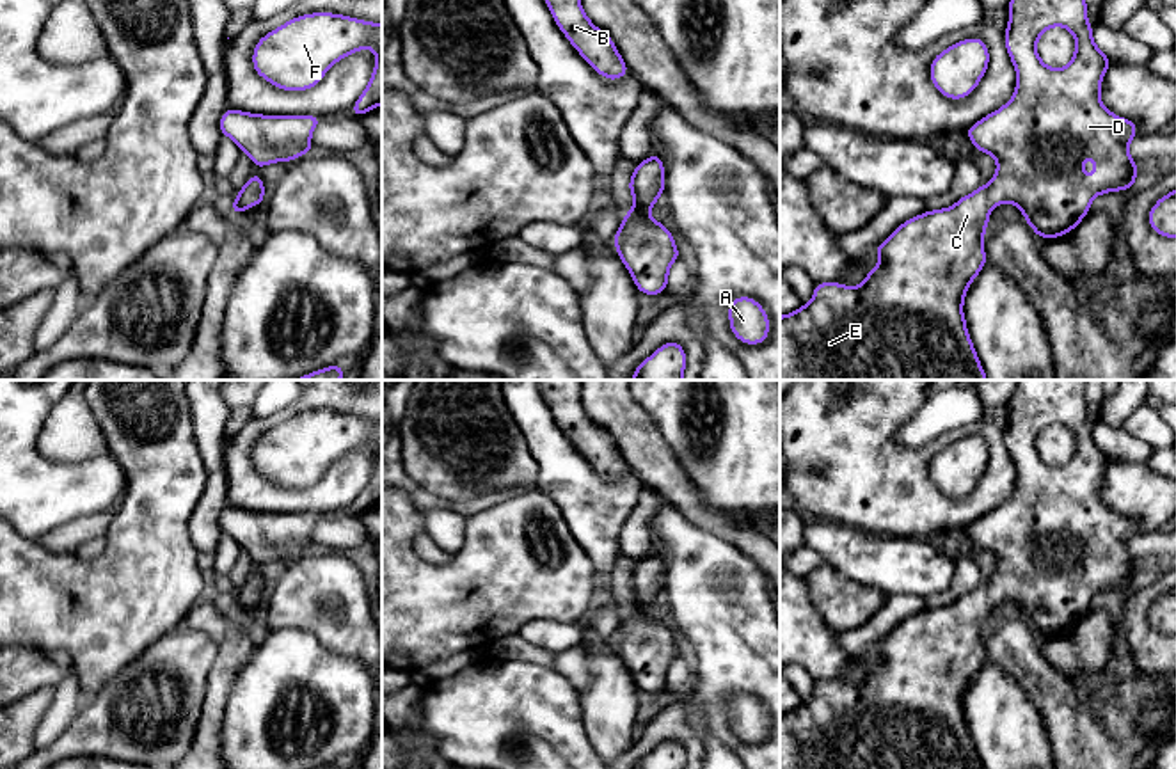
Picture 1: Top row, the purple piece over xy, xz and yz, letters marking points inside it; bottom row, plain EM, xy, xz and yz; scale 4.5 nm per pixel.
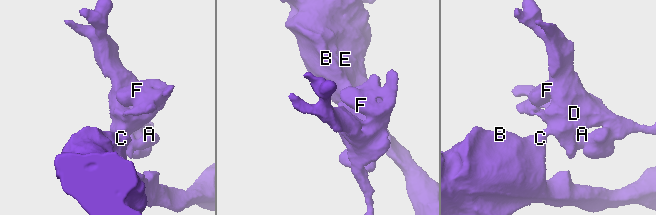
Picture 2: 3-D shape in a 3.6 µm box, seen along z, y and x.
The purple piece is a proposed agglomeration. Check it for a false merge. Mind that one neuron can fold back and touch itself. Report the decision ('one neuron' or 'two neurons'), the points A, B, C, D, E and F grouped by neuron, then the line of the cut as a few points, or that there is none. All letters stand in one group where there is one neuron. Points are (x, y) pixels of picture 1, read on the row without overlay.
one neuron; groups A B C D E F; cut none

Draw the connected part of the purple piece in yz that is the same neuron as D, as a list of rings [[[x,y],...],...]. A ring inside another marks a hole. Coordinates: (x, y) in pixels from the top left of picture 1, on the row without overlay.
[[[1016,380],[1007,408],[1004,437],[1016,465],[1014,492],[1004,504],[963,529],[979,551],[997,558],[993,577],[950,606],[926,609],[902,620],[874,645],[879,661],[858,686],[817,680],[807,703],[780,714],[780,769],[984,769],[968,733],[963,702],[968,684],[988,661],[982,638],[993,604],[1013,600],[1039,636],[1059,636],[1082,620],[1096,593],[1135,583],[1139,567],[1128,543],[1137,535],[1137,520],[1101,503],[1101,476],[1112,458],[1094,442],[1094,424],[1087,421],[1085,380]],[[1052,424],[1064,424],[1075,433],[1075,453],[1059,467],[1048,465],[1036,448],[1037,437]],[[1085,554],[1094,556],[1093,575],[1084,574]]]

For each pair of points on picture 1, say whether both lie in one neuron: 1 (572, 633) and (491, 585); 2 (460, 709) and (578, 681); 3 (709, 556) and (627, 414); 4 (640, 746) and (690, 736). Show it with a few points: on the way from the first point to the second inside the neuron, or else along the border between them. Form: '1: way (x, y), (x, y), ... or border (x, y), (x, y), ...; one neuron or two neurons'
1: border (581, 622), (530, 620), (517, 631); two neurons
2: border (555, 668), (576, 691); two neurons
3: border (661, 498), (693, 523), (722, 539); two neurons
4: way (652, 737), (658, 732), (677, 732); one neuron

